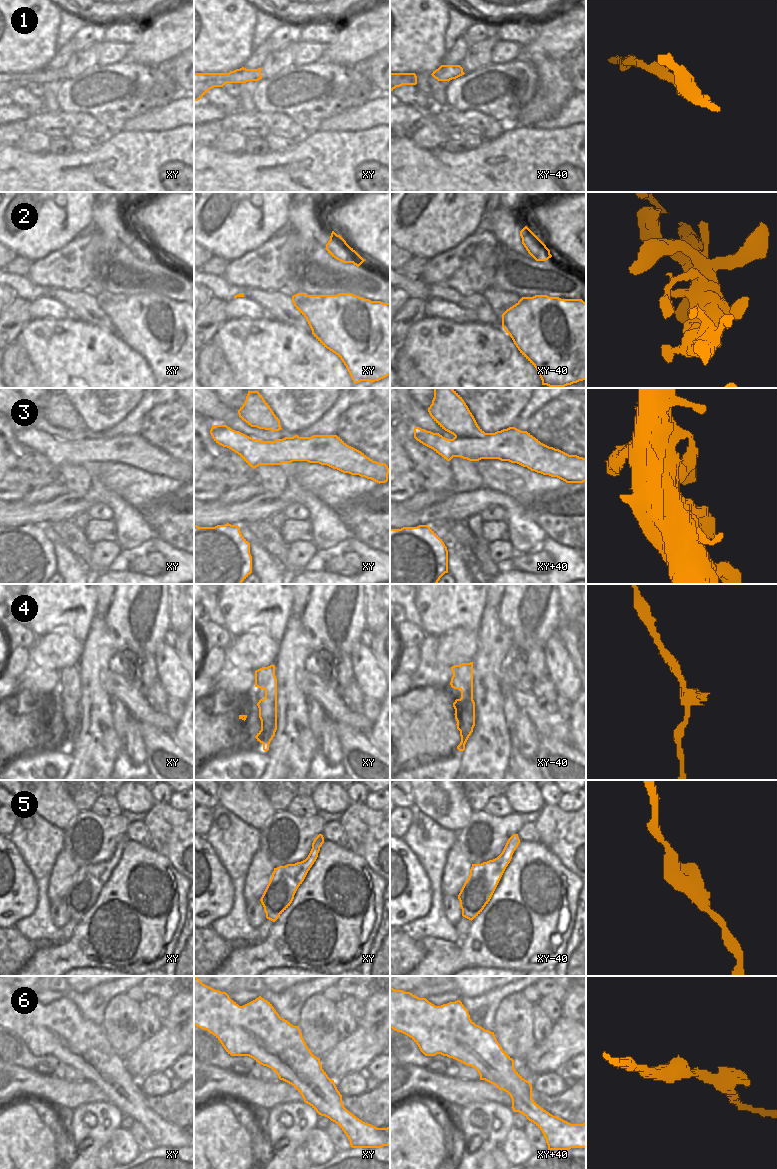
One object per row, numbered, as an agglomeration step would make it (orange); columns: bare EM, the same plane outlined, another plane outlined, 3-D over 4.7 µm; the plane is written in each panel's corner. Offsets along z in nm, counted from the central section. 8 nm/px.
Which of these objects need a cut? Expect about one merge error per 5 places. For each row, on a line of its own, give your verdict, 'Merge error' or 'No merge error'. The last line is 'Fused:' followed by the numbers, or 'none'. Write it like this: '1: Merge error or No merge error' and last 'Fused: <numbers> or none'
1: No merge error
2: No merge error
3: No merge error
4: No merge error
5: No merge error
6: No merge error
Fused: none.

